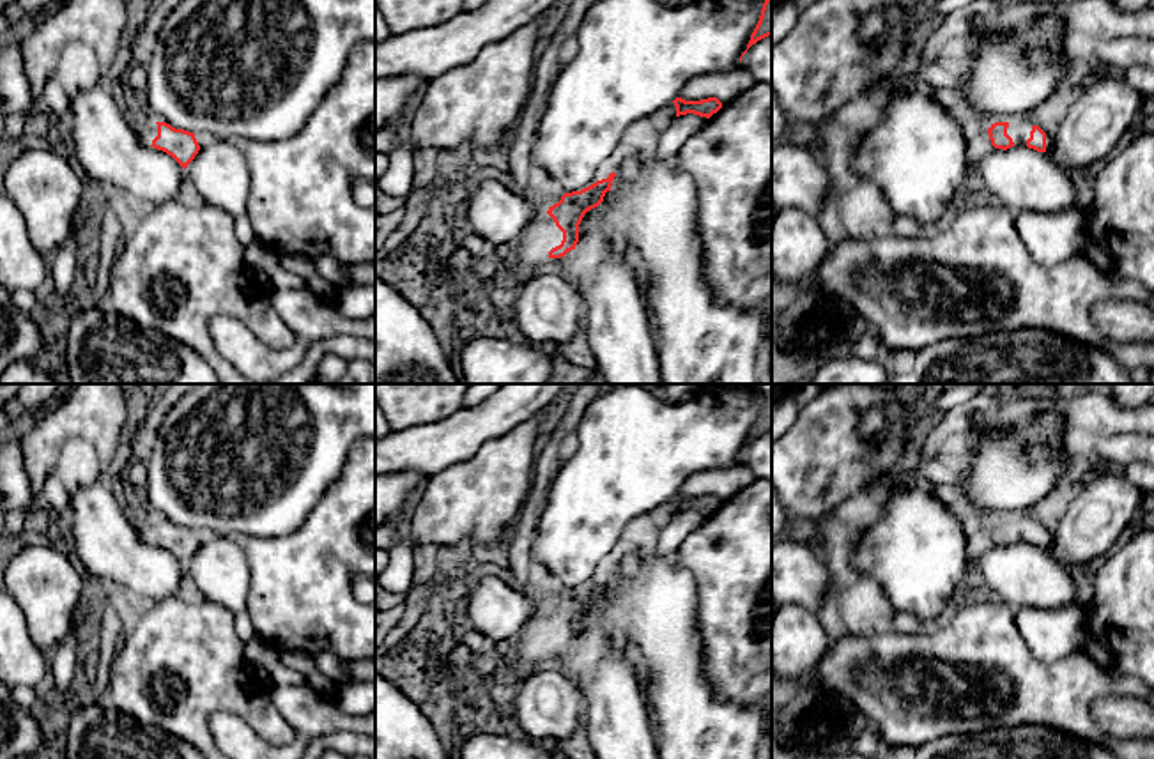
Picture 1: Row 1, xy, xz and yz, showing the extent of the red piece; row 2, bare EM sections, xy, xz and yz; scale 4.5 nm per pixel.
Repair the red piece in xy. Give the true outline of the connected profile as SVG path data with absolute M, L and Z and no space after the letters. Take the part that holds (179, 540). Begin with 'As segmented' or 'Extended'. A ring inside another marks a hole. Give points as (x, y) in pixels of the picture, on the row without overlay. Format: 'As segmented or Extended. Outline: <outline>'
Extended. Outline: M136 518L136 524L143 541L166 548L184 566L200 547L195 529L175 525L166 518Z

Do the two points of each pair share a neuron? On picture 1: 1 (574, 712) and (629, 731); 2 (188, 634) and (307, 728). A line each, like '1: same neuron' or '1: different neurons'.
1: different neurons
2: different neurons

